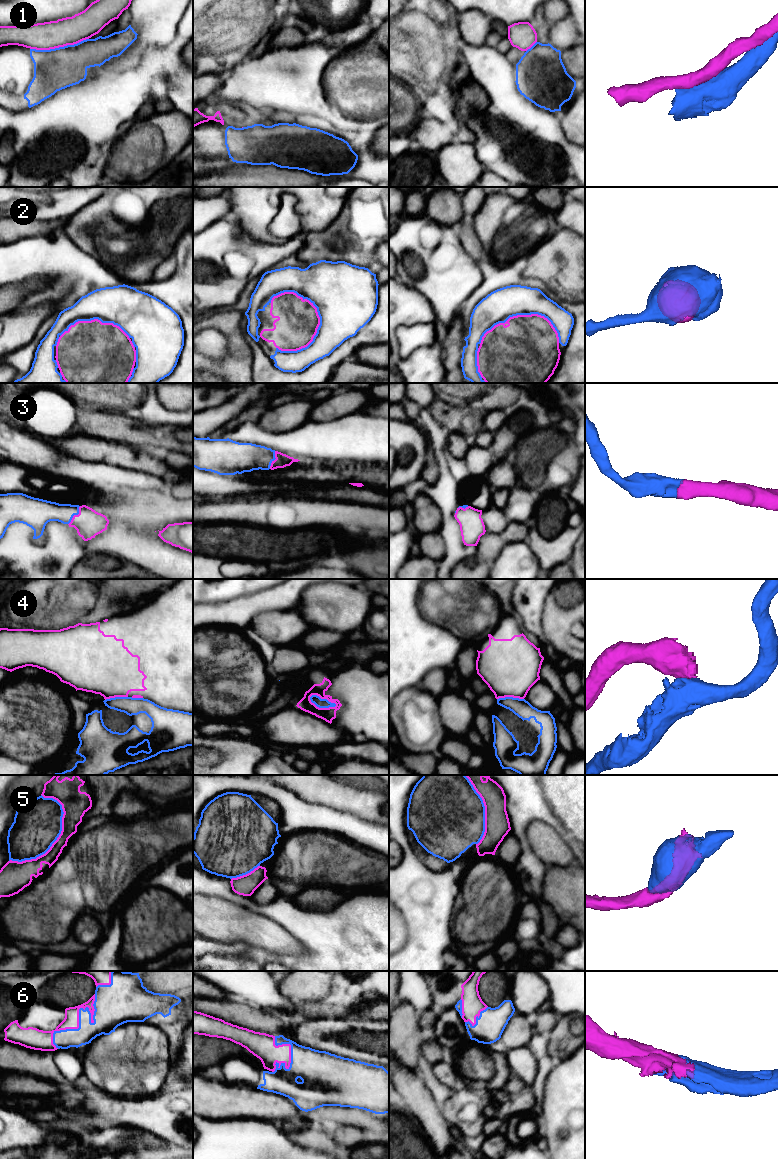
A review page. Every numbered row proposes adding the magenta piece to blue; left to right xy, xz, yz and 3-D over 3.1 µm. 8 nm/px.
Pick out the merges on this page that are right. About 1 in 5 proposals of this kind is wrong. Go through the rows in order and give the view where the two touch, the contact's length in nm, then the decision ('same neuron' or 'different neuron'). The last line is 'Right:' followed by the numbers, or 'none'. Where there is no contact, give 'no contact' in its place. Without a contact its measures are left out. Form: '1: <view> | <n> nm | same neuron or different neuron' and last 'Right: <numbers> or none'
1: xy | 480 nm | different neuron
2: xz | 500 nm | same neuron
3: xy | 180 nm | same neuron
4: xz | 240 nm | different neuron
5: xy | 650 nm | same neuron
6: xy | 550 nm | same neuron
Right: 2, 3, 5, 6

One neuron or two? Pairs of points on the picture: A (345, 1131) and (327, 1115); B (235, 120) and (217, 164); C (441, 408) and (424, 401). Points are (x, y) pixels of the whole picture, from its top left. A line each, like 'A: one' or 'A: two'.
A: two
B: two
C: two

